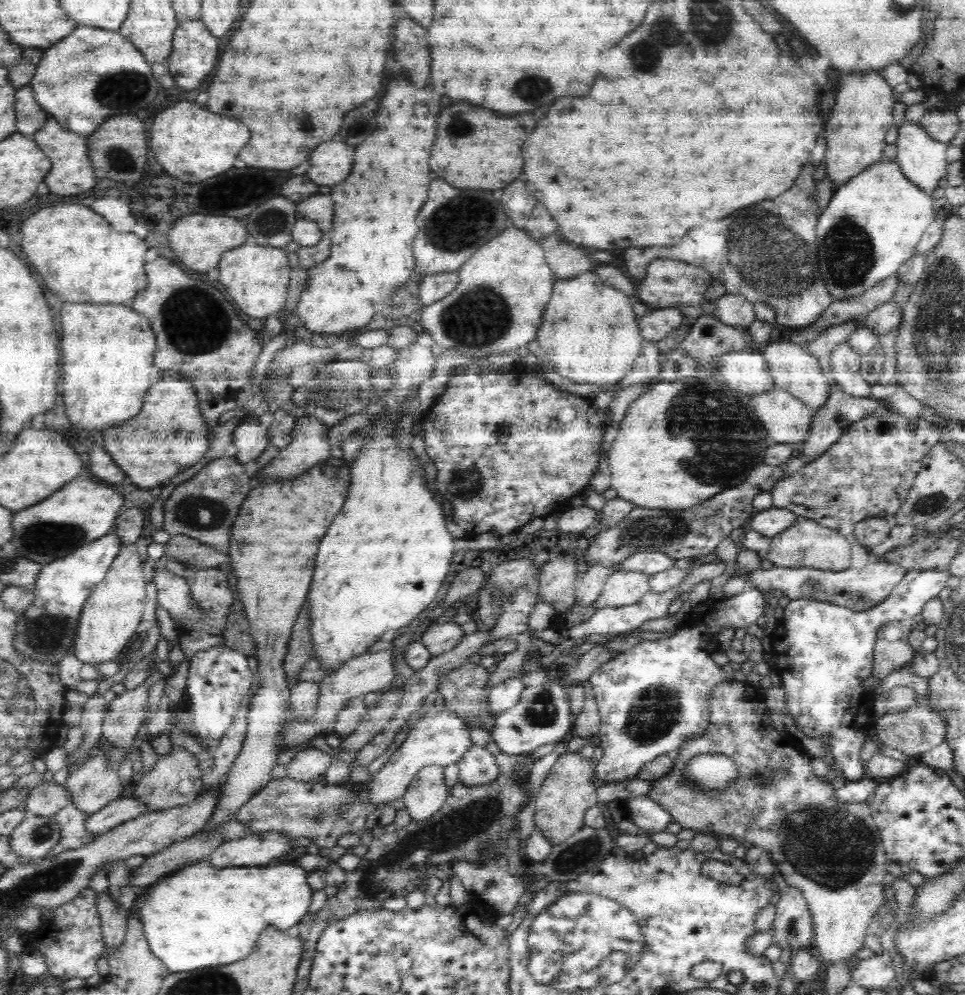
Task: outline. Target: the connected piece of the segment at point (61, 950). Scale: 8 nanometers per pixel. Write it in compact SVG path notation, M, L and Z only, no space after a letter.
M88 887L78 894L78 898L52 908L52 918L49 921L54 926L54 932L52 936L36 942L36 946L42 948L42 952L46 954L51 976L62 976L64 979L72 977L87 979L97 973L96 962L104 955L101 920L96 906L98 895Z

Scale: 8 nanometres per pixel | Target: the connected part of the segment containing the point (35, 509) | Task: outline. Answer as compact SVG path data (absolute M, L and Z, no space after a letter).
M72 480L54 492L50 498L26 508L13 511L10 544L20 556L45 565L97 538L112 532L124 497L110 486L92 480Z

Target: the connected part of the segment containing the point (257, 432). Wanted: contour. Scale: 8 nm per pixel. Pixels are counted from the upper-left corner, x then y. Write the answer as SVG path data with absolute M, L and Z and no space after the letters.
M248 416L233 432L233 444L237 450L234 458L245 466L251 466L269 446L268 431L255 416Z

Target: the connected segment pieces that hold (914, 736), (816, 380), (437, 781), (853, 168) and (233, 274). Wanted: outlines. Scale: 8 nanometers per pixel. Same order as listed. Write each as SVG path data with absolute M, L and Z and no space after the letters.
M924 704L909 706L898 712L889 712L877 718L875 726L877 736L885 747L896 749L909 755L919 757L922 753L938 747L945 741L947 722L941 713L936 713Z
M790 340L769 342L763 352L764 358L769 366L770 374L772 375L774 386L792 394L799 398L809 408L814 408L815 411L824 408L827 401L831 386L828 383L826 373L822 371L822 366L807 347L803 347L792 343Z
M440 765L423 766L407 787L403 796L405 809L414 822L430 818L444 806L449 792L443 770Z
M872 69L846 74L844 84L838 88L838 94L835 95L836 104L830 120L826 122L826 178L834 185L833 193L842 183L848 182L873 163L881 161L887 146L886 132L894 125L892 108L896 104L896 96L888 82Z
M242 243L222 254L218 262L220 282L226 286L232 300L245 314L252 318L267 318L285 305L288 296L289 280L292 268L283 248L274 248L266 244Z

